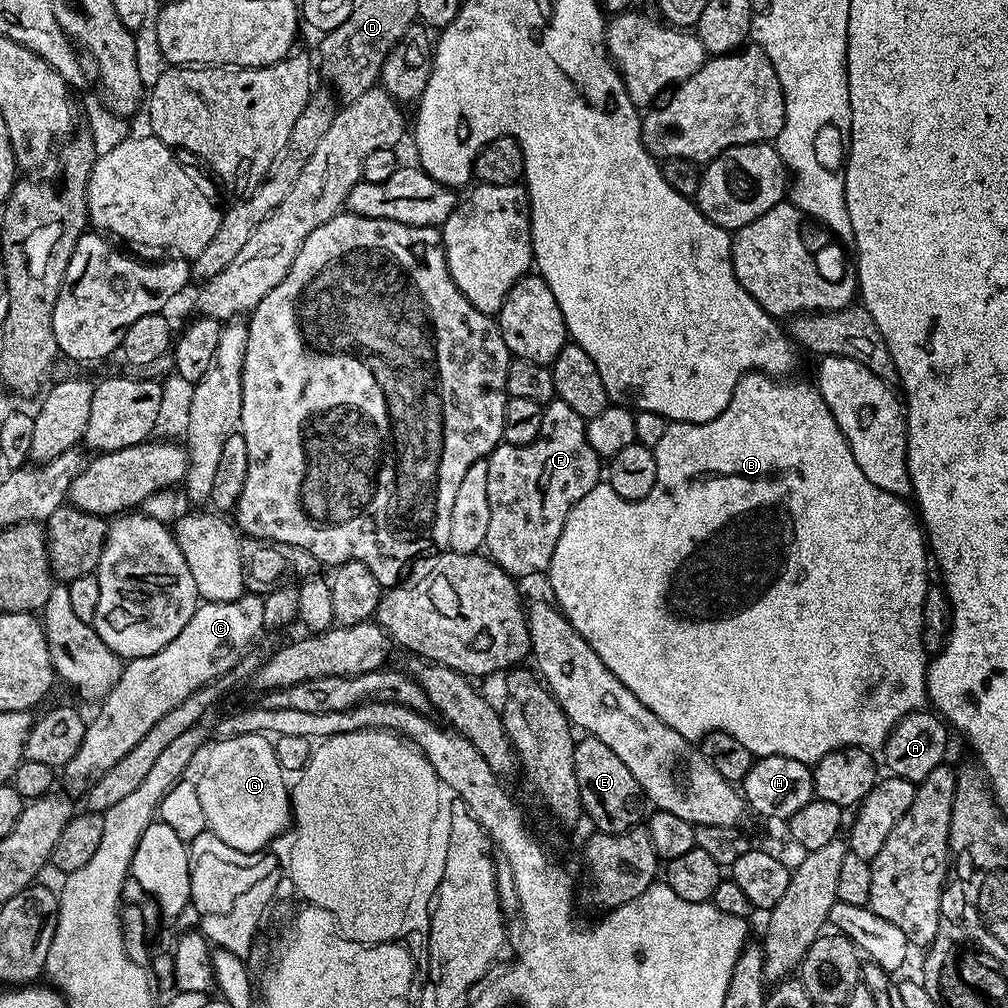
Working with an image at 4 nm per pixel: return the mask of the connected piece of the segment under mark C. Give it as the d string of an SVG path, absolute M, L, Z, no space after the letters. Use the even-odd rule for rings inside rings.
M245 594L234 602L201 603L190 618L190 622L186 622L186 626L178 634L178 638L174 638L174 642L170 642L154 654L127 661L123 665L118 682L107 689L108 697L105 698L104 705L97 710L96 717L90 720L84 735L84 744L78 750L78 754L74 754L72 761L66 765L66 772L69 772L74 779L85 779L84 781L87 781L93 774L104 772L105 769L114 766L130 750L134 750L134 746L142 742L146 730L150 730L150 726L154 726L158 718L170 714L174 706L182 706L182 702L186 702L186 698L190 698L190 694L194 694L199 688L219 681L220 675L223 677L231 673L245 653L249 651L247 648L251 646L252 639L259 632L265 631L262 622L263 605L264 596L260 594L258 596Z

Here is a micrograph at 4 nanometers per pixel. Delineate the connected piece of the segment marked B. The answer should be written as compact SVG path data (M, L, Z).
M750 372L743 376L722 414L705 424L685 424L683 422L669 423L666 434L662 434L662 442L654 449L658 462L658 478L654 482L650 494L640 501L626 501L619 497L617 492L607 482L601 482L590 490L585 498L579 500L566 518L566 526L562 530L562 538L558 538L558 546L554 546L554 558L550 562L546 573L548 584L552 587L555 603L566 619L582 634L582 638L602 658L602 662L613 672L623 685L644 706L654 711L662 722L666 722L672 730L687 740L698 742L708 733L728 733L738 739L738 742L750 750L753 757L761 756L785 756L786 758L798 758L798 762L809 766L815 766L826 754L830 754L839 748L866 748L869 750L883 749L886 738L892 733L892 728L906 714L921 711L928 700L928 665L930 654L924 649L924 627L922 626L922 610L926 602L926 594L930 587L928 581L928 560L930 564L930 552L926 547L926 536L914 515L913 509L904 505L905 501L899 496L882 490L882 486L874 486L866 474L862 474L862 466L854 462L854 454L846 442L846 438L840 432L838 422L834 422L834 416L826 406L826 402L820 397L820 392L811 383L799 384L798 381L788 378L765 376L763 372Z

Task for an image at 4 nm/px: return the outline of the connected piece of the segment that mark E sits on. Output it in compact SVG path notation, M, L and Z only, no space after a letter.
M585 735L576 740L574 750L574 770L580 787L580 807L585 817L589 816L601 832L626 832L637 827L636 824L645 819L644 804L646 797L642 786L638 786L638 778L626 770L626 766L606 746L606 742L598 742L598 738Z

